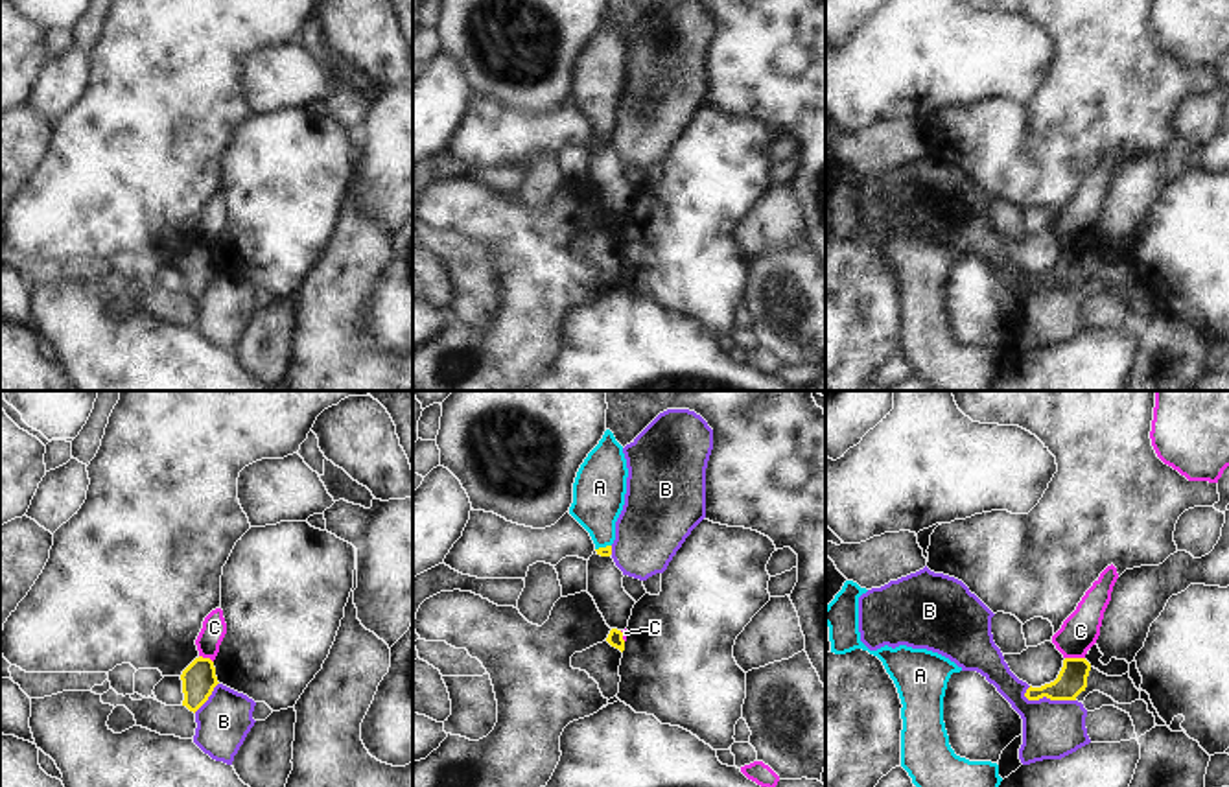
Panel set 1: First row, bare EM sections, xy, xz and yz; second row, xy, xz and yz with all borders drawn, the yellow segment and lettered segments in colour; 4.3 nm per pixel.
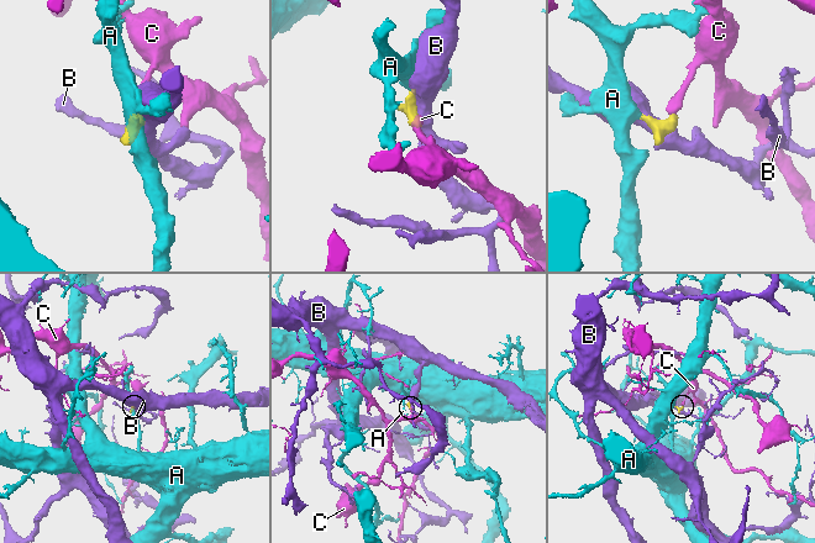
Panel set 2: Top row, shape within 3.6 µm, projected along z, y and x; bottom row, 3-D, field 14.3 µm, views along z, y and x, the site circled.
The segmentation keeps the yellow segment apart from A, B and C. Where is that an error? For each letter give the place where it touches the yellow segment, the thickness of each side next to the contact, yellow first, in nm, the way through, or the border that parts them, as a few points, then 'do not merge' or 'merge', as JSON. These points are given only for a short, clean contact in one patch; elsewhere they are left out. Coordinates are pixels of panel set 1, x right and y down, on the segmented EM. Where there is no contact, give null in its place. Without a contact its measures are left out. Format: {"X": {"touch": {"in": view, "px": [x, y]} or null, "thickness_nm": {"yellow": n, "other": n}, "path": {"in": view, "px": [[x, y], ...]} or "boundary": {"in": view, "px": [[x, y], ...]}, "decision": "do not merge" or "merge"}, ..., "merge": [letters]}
{"A": {"touch": {"in": "xz", "px": [603, 548]}, "thickness_nm": {"yellow": 50, "other": 220}, "path": {"in": "xz", "px": [[605, 552], [603, 548], [599, 491]]}, "decision": "merge"}, "B": {"touch": {"in": "yz", "px": [1049, 697]}, "thickness_nm": {"yellow": 130, "other": 260}, "decision": "do not merge"}, "C": {"touch": {"in": "yz", "px": [1075, 658]}, "thickness_nm": {"yellow": 130, "other": 160}, "boundary": {"in": "yz", "px": [[1065, 657], [1084, 658]]}, "decision": "do not merge"}, "merge": ["A"]}

